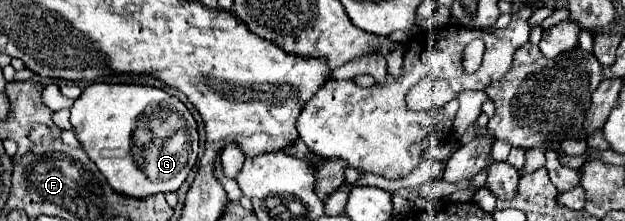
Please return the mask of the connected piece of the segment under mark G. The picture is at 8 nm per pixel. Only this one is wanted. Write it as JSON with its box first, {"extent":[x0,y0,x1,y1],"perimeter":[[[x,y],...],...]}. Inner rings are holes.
{"extent":[70,84,198,198],"perimeter":[[[90,84],[70,108],[70,122],[82,150],[98,166],[110,188],[128,198],[176,192],[198,158],[198,128],[188,108],[168,92],[136,84]]]}

